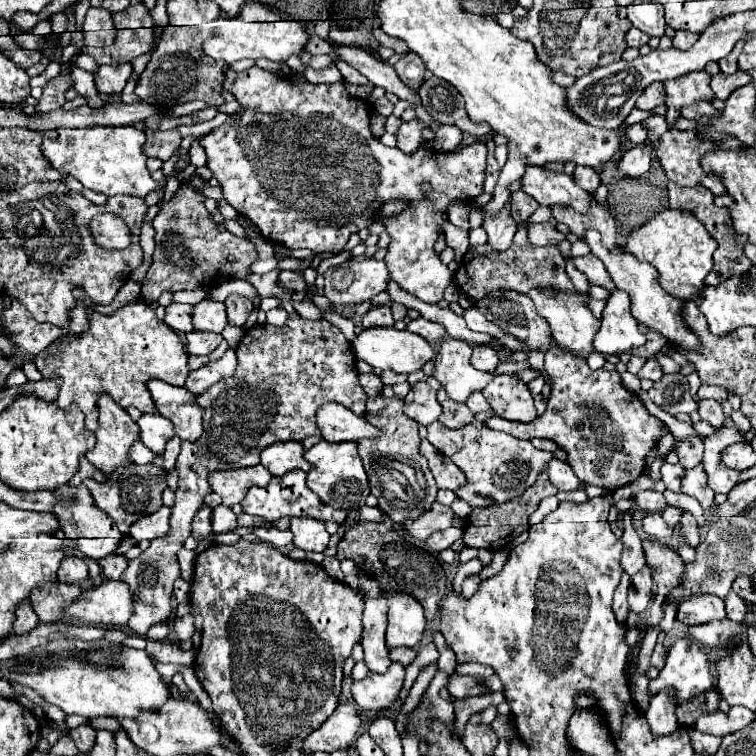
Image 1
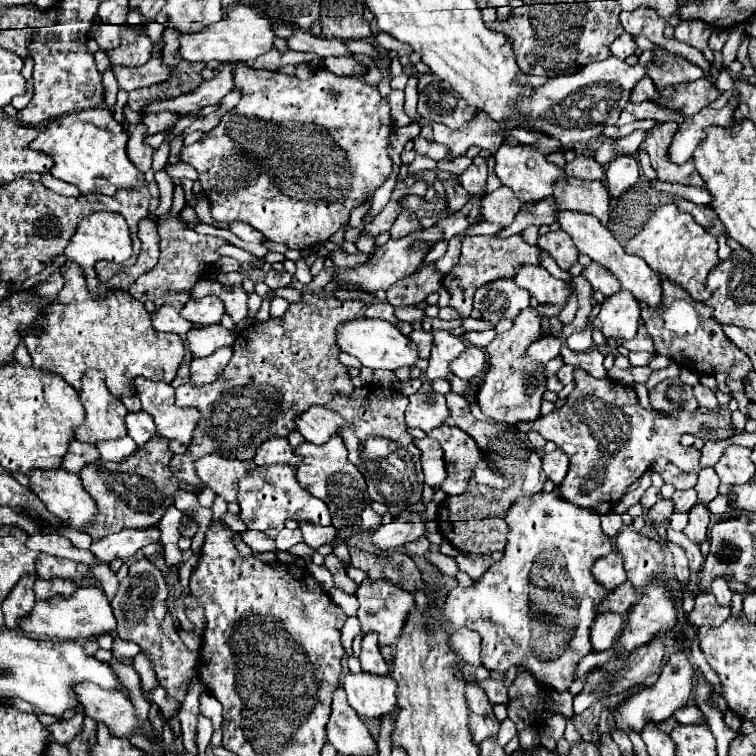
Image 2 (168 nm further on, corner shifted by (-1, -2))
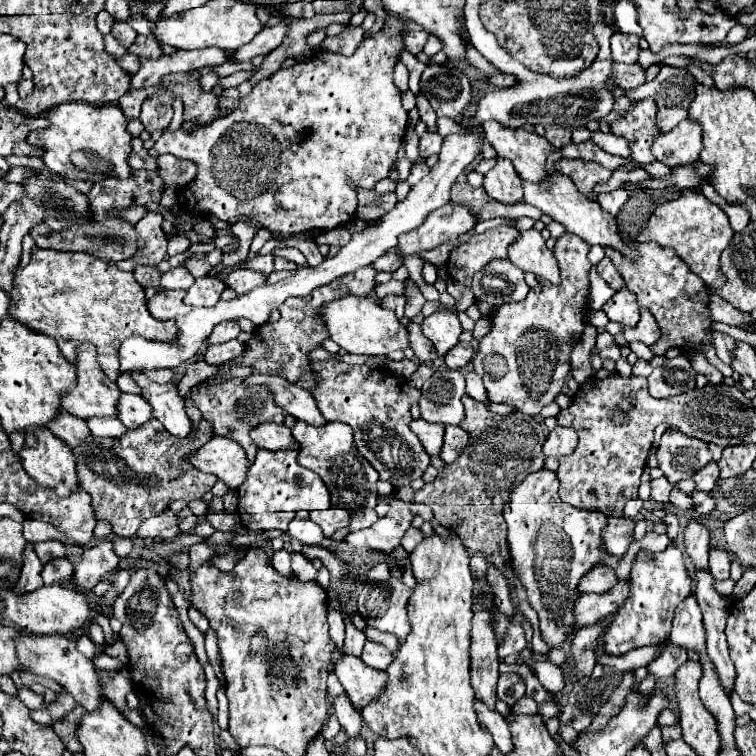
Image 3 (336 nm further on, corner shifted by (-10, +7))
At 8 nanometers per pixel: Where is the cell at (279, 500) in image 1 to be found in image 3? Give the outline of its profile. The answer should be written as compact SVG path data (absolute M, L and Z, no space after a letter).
M258 450L256 452L256 460L254 464L250 466L248 470L248 478L246 482L238 488L238 494L240 494L240 504L238 504L238 514L242 518L242 524L248 528L248 530L256 530L256 528L266 528L266 530L272 530L272 528L278 528L284 532L284 522L288 524L288 520L284 520L284 516L276 516L280 512L284 514L294 514L298 510L328 510L330 508L330 494L328 494L328 488L326 484L320 480L318 474L302 468L298 462L296 462L296 452L294 450L278 450L278 452L270 452L270 450Z

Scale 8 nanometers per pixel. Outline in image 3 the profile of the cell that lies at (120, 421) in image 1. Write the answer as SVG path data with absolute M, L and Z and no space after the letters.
M82 344L78 348L76 372L78 384L62 398L62 408L82 420L92 416L116 418L116 400L122 392L116 382L104 376L104 370L96 360L96 348L92 344Z

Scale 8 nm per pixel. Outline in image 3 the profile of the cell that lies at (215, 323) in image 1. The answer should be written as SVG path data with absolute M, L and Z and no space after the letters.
M204 276L204 278L196 278L194 286L188 288L184 304L188 306L204 306L210 308L220 300L220 294L224 292L226 284L222 280L216 280L214 276Z

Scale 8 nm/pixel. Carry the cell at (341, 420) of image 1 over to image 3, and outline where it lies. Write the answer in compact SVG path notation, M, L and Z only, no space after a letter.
M262 374L248 376L246 384L268 386L274 392L276 404L280 408L284 408L288 414L292 414L296 420L302 420L312 426L320 426L320 424L328 422L328 420L324 420L320 408L316 408L314 396L298 384L290 384L288 380L284 380L280 376L262 376Z

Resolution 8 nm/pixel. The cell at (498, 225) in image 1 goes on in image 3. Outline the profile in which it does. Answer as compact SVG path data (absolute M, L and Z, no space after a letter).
M498 158L498 164L484 176L484 190L490 198L502 204L518 204L524 200L522 180L508 160Z

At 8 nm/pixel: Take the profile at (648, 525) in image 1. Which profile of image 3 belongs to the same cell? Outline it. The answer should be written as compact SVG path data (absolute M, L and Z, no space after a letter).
M674 488L672 494L670 494L670 504L674 504L674 506L680 508L680 510L688 510L688 508L692 506L692 500L690 500L688 494L684 494L684 492L680 492L678 488Z

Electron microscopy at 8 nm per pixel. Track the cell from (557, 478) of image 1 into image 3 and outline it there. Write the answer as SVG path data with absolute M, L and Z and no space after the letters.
M556 426L556 430L550 432L548 440L544 442L544 454L554 458L570 456L576 450L576 442L578 442L578 434L572 432L572 428Z

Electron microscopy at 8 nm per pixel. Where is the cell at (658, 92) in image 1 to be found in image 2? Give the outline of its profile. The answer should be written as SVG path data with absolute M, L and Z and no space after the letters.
M643 77L641 81L637 81L635 89L631 91L631 101L633 103L643 103L643 101L649 101L653 95L655 95L653 81L649 77Z

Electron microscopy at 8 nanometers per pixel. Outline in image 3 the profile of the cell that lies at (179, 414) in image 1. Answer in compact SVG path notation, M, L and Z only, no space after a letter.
M134 372L132 378L142 388L142 396L152 404L152 414L156 420L164 424L164 428L178 436L186 438L190 434L190 418L186 414L186 402L178 394L176 382L156 384L150 378L146 378L142 372Z

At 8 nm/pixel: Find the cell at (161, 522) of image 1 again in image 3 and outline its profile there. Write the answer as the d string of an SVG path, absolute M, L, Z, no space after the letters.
M106 538L96 546L84 550L82 560L74 568L74 576L72 576L78 588L92 590L108 570L114 570L118 566L120 558L114 554L112 546L114 546L114 540Z

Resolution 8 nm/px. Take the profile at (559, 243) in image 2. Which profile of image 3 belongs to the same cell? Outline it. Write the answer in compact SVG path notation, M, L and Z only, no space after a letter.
M564 232L554 248L562 284L552 286L552 282L540 280L540 294L530 290L522 302L510 302L494 310L492 330L480 340L478 354L472 358L474 370L484 380L492 402L502 402L534 416L562 392L570 372L570 352L584 332L582 312L588 304L588 272L592 268L588 252L590 246L584 240Z

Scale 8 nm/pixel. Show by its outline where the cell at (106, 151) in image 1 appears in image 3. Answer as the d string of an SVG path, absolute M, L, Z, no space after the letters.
M70 102L60 104L46 112L50 126L44 130L34 130L28 134L28 142L44 148L44 164L66 178L100 182L106 178L128 178L132 168L128 164L130 156L130 132L126 130L126 116L114 104L82 104Z

